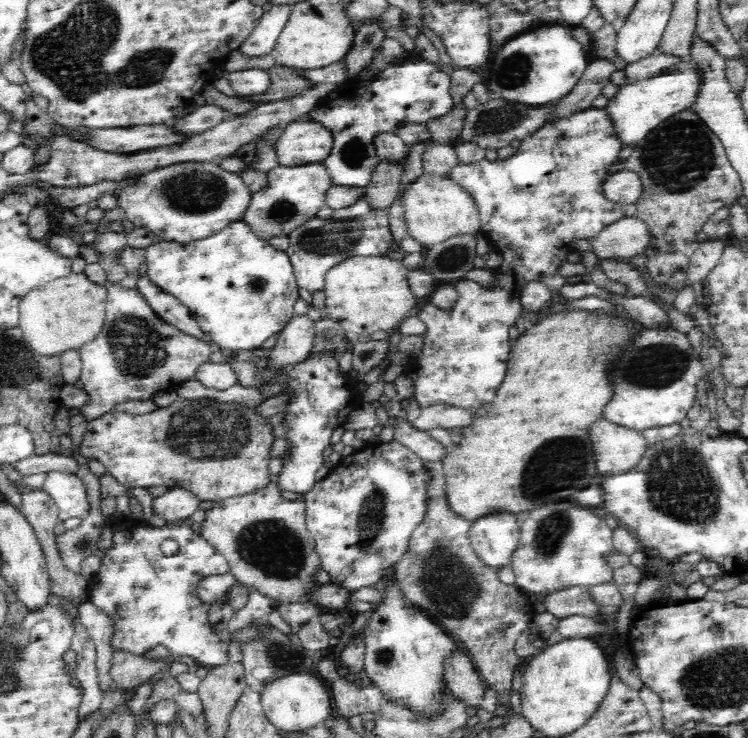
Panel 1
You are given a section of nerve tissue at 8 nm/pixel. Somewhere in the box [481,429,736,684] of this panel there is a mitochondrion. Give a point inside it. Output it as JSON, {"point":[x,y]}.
{"point":[678,484]}

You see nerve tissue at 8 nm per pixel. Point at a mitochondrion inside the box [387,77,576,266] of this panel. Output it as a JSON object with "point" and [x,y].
{"point":[491,123]}

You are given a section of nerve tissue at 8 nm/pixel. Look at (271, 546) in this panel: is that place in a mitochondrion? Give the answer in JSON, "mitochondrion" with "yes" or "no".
{"mitochondrion":"yes"}

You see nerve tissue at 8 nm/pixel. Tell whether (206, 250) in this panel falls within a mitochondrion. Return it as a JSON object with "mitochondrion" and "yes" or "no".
{"mitochondrion":"no"}

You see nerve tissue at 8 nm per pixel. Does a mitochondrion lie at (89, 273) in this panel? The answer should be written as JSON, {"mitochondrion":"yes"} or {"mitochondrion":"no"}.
{"mitochondrion":"no"}

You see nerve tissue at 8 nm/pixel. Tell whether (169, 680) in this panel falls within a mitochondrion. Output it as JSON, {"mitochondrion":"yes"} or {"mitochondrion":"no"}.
{"mitochondrion":"no"}

